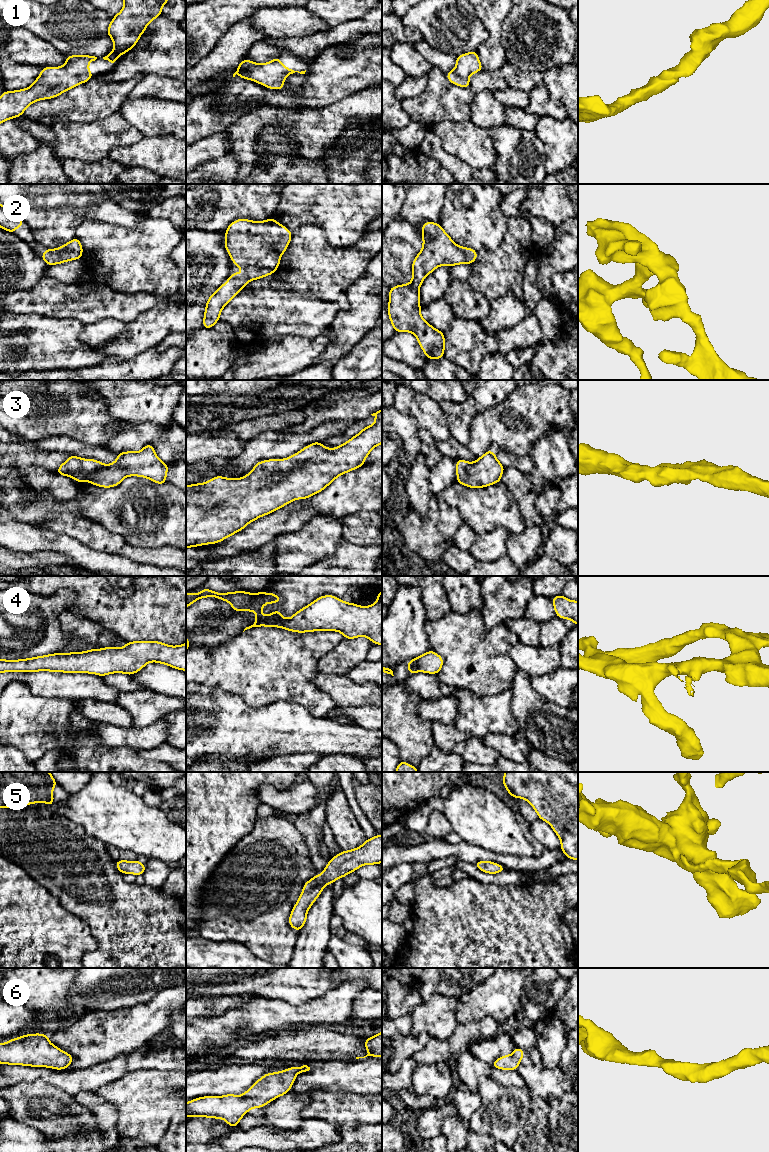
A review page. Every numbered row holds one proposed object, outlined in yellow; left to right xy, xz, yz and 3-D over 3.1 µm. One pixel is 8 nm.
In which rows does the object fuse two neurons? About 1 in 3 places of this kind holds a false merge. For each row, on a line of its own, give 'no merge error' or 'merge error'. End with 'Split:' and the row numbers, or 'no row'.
1: no merge error
2: no merge error
3: no merge error
4: no merge error
5: no merge error
6: no merge error
Split: no row

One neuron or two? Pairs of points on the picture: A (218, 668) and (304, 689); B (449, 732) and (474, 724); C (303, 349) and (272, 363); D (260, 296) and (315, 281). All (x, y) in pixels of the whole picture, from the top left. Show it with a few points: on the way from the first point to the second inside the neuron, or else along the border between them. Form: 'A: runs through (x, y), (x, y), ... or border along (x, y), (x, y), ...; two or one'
A: runs through (239, 668), (278, 668), (283, 673); one
B: border along (453, 724), (458, 730), (468, 731), (472, 735); two
C: runs through (295, 353), (280, 356); one
D: border along (274, 273), (293, 291), (312, 296); two

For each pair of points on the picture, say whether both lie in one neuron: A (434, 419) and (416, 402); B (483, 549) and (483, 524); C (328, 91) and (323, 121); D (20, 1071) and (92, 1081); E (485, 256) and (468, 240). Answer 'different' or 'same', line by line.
A: same
B: different
C: different
D: same
E: different

